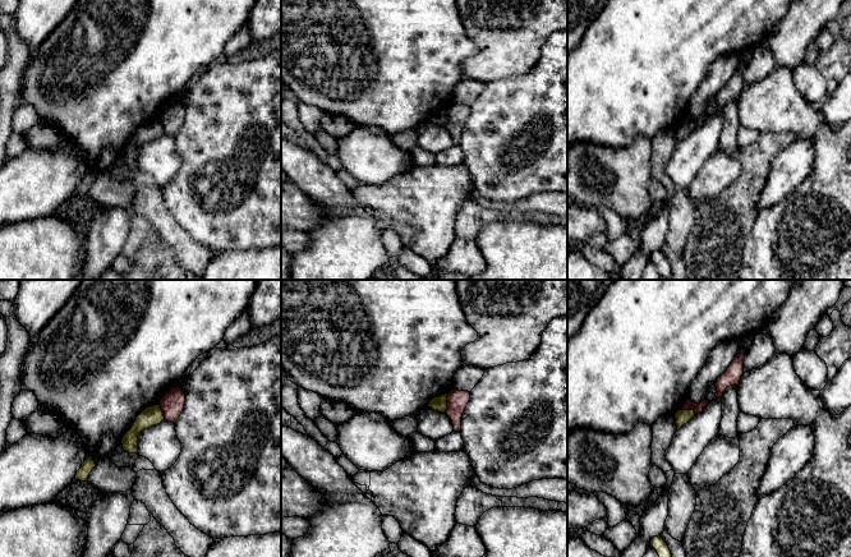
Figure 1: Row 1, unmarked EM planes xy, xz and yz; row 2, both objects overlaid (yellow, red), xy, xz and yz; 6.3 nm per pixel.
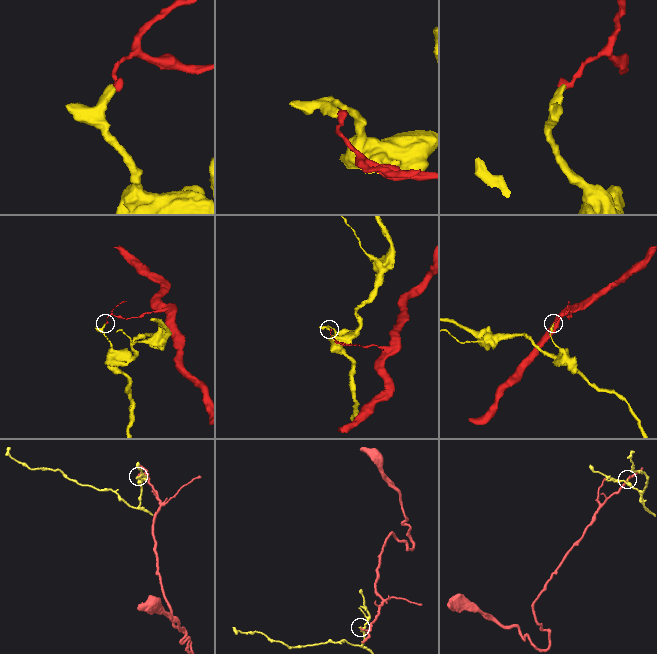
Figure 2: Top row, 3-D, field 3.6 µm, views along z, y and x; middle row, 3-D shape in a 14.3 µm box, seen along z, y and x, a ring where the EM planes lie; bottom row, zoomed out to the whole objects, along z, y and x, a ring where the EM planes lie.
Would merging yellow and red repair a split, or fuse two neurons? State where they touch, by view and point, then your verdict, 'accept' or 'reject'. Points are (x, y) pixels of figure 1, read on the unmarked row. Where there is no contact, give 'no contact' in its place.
meets yellow in xz at (446, 116); reject

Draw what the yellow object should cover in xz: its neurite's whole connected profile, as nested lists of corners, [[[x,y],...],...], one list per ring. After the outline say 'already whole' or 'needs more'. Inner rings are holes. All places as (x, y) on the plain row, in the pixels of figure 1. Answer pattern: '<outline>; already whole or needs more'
[[[445,107],[432,112],[428,118],[428,121],[431,121],[434,125],[445,126],[447,123],[447,109],[448,107]]]; already whole

